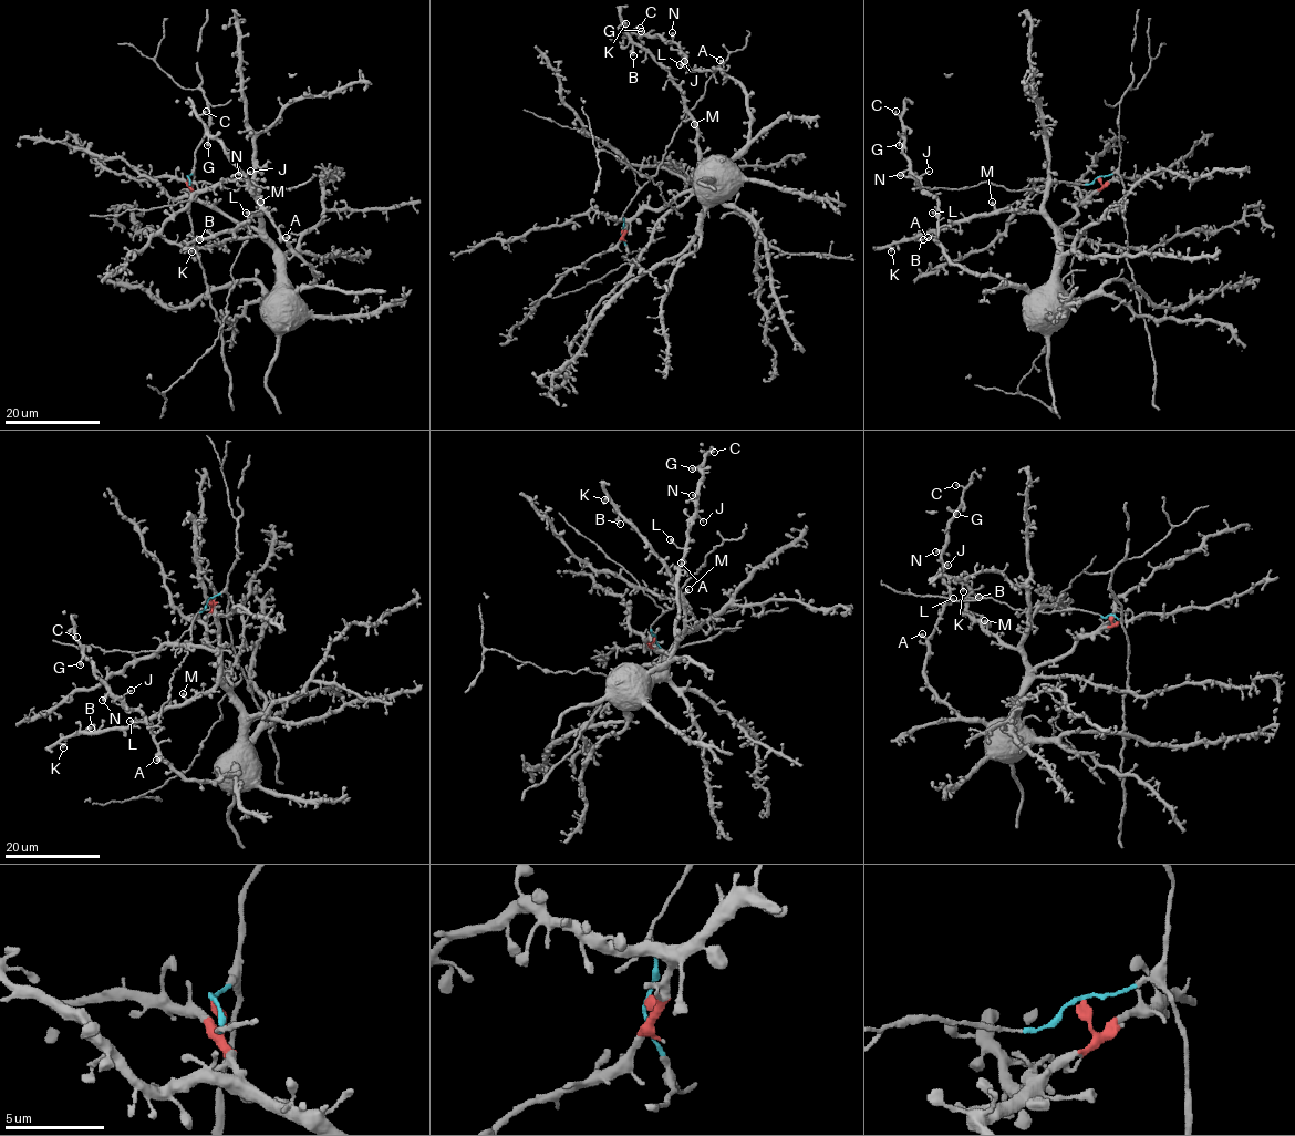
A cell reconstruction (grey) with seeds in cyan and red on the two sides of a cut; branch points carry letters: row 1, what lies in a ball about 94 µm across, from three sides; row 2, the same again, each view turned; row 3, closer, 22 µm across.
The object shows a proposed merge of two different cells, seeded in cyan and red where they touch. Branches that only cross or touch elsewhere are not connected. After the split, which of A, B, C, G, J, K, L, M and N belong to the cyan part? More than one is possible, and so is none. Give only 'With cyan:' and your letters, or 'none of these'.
With cyan: none of these

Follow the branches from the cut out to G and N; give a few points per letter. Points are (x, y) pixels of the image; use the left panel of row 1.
G: (188, 177), (197, 198), (275, 250), (277, 276), (292, 291), (316, 280), (225, 147), (216, 138), (207, 145)
N: (188, 177), (197, 198), (275, 250), (277, 275), (292, 291), (308, 288), (314, 270), (238, 175)

